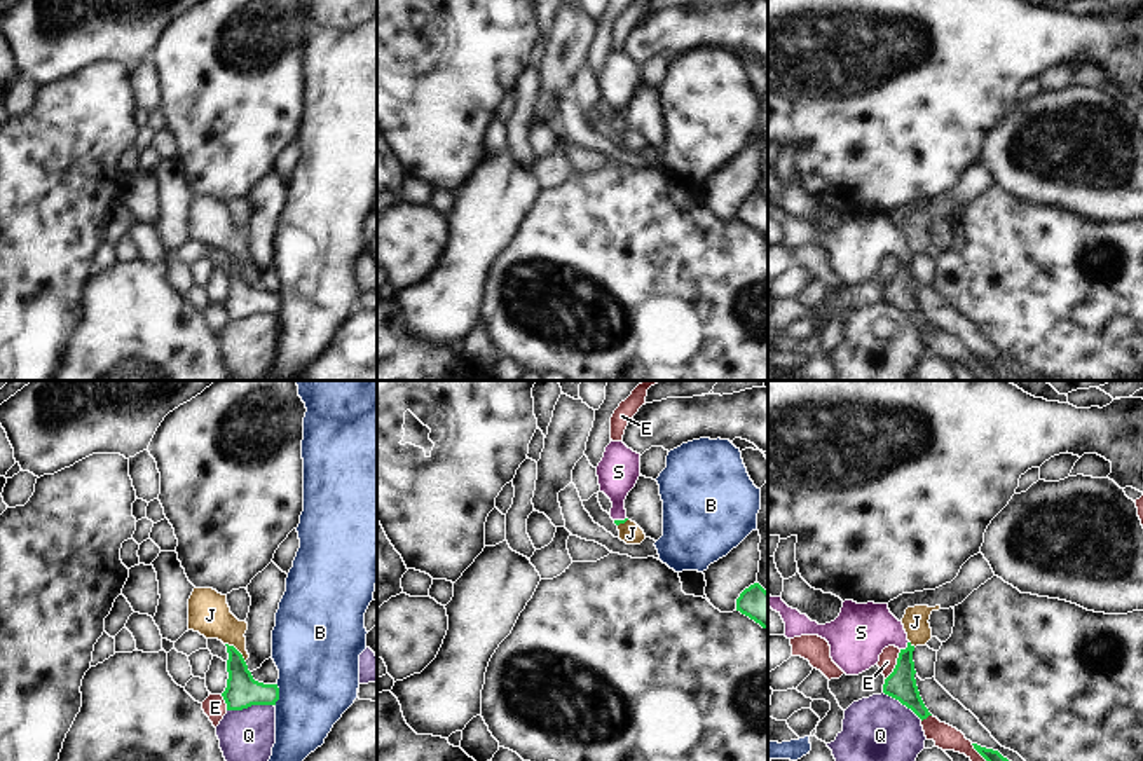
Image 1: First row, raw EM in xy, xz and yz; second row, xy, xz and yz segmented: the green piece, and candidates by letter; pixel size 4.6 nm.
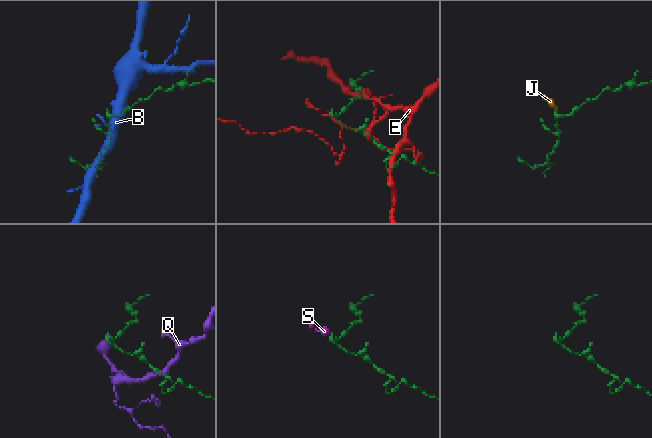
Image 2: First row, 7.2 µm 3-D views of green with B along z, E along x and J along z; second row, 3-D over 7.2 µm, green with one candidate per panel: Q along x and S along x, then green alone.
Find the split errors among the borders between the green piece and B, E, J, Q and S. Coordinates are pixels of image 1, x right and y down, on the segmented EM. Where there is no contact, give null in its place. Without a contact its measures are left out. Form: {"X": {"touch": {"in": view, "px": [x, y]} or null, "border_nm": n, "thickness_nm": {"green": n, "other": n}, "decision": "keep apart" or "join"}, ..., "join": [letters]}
{"B": {"touch": {"in": "xy", "px": [278, 695]}, "border_nm": 110, "thickness_nm": {"green": 150, "other": 380}, "decision": "keep apart"}, "E": {"touch": {"in": "yz", "px": [896, 665]}, "border_nm": 160, "thickness_nm": {"green": 140, "other": 80}, "decision": "keep apart"}, "J": {"touch": {"in": "xy", "px": [238, 651]}, "border_nm": 130, "thickness_nm": {"green": 150, "other": 190}, "decision": "keep apart"}, "Q": {"touch": {"in": "xy", "px": [250, 706]}, "border_nm": 220, "thickness_nm": {"green": 150, "other": 240}, "decision": "keep apart"}, "S": {"touch": {"in": "yz", "px": [908, 646]}, "border_nm": 60, "thickness_nm": {"green": 140, "other": 260}, "decision": "join"}, "join": ["S"]}

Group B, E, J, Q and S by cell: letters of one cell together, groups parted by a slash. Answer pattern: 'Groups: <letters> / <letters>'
Groups: B J / E / Q / S

